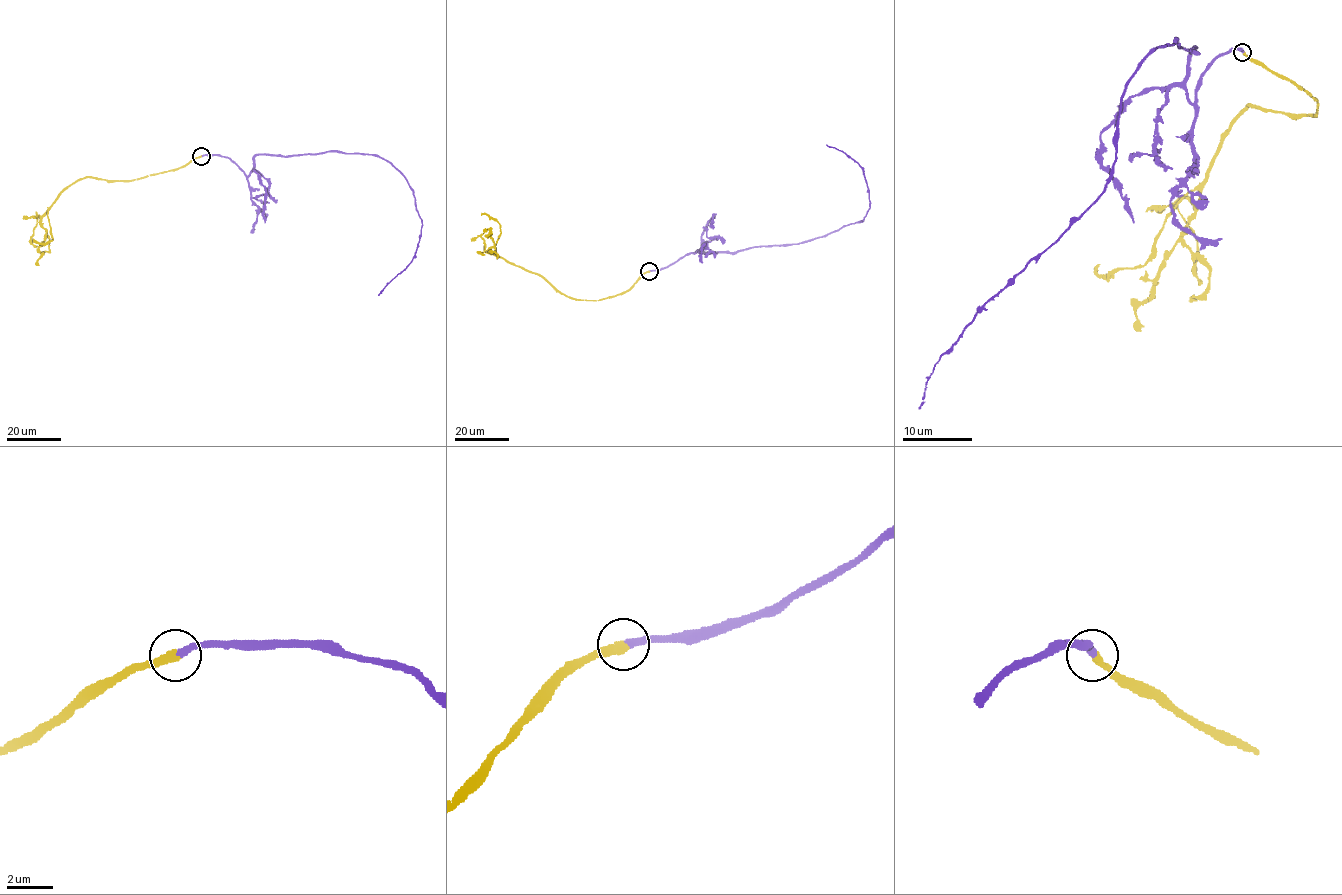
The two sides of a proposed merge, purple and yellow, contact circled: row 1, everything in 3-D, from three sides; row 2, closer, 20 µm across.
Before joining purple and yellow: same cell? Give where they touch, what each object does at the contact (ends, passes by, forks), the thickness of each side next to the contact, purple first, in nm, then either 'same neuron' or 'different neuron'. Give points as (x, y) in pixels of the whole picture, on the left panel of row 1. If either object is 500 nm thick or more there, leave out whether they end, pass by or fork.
(201, 156) | purple ends | yellow ends | 300/380 nm | same neuron

